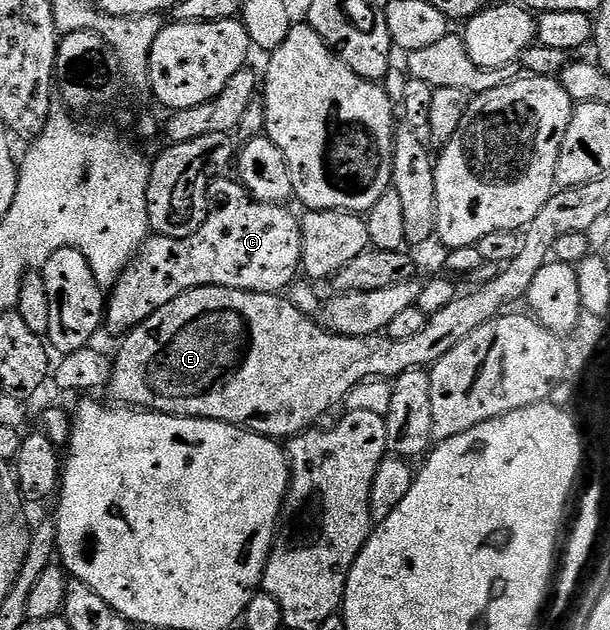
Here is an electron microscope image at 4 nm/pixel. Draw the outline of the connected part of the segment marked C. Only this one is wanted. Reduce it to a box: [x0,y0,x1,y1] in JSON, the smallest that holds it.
[105,192,302,334]

